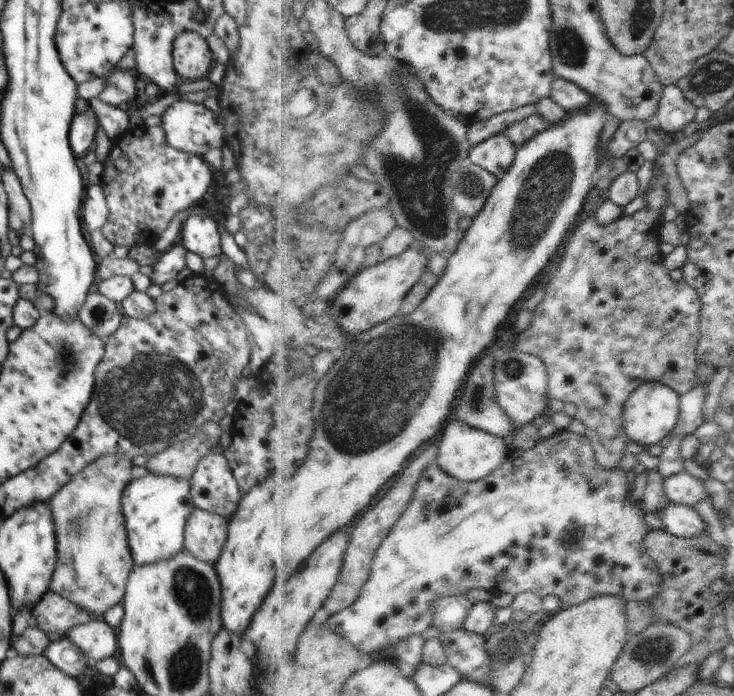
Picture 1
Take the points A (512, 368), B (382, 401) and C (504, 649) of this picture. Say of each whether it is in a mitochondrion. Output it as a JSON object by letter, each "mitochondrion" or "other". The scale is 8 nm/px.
{"A":"mitochondrion","B":"mitochondrion","C":"mitochondrion"}

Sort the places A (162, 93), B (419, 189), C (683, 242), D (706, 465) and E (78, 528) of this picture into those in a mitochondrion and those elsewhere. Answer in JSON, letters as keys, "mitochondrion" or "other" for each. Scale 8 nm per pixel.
{"A":"other","B":"mitochondrion","C":"other","D":"other","E":"mitochondrion"}

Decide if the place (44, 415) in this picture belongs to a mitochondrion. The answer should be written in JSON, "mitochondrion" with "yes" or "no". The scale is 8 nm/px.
{"mitochondrion":"no"}

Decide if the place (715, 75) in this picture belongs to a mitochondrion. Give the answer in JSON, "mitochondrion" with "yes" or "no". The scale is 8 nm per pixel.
{"mitochondrion":"yes"}

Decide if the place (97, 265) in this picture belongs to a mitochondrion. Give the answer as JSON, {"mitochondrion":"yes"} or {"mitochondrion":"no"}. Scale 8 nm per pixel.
{"mitochondrion":"no"}

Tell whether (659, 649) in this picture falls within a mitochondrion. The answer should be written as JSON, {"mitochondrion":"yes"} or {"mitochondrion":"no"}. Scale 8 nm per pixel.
{"mitochondrion":"yes"}

